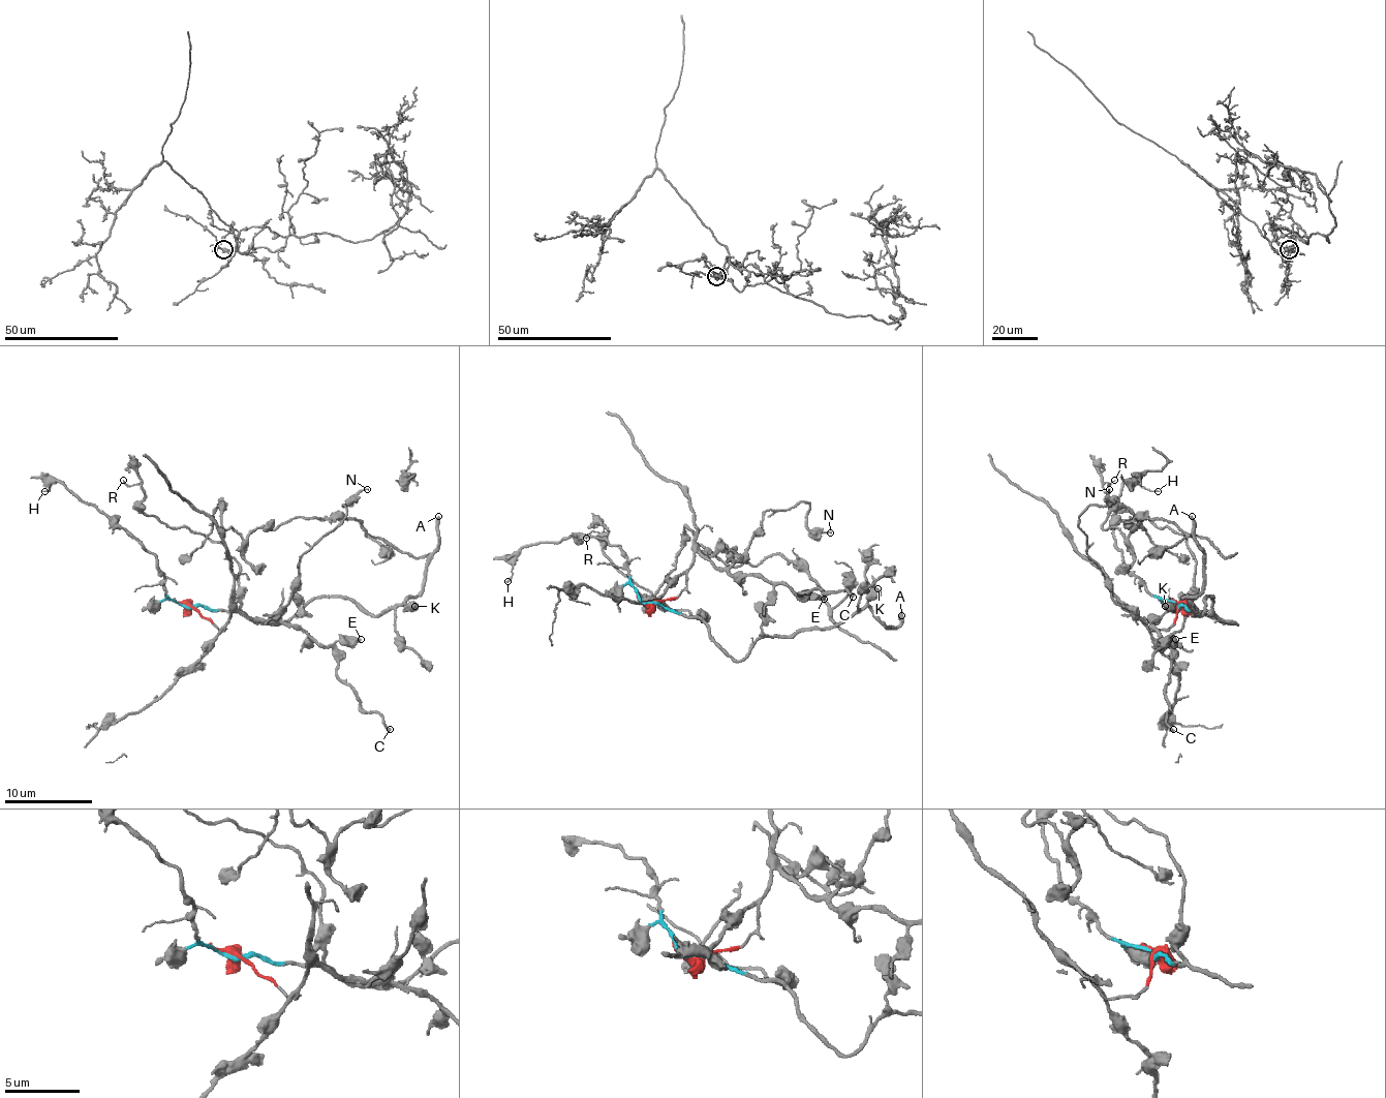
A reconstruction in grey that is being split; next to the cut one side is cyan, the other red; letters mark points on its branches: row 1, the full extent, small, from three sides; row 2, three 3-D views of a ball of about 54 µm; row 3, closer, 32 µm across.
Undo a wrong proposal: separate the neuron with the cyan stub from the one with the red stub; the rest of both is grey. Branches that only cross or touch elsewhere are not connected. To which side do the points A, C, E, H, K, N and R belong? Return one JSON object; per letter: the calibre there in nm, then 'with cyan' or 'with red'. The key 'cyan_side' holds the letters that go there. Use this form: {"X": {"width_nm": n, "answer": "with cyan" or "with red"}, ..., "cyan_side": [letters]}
{"A": {"width_nm": 280, "answer": "with cyan"}, "C": {"width_nm": 280, "answer": "with red"}, "E": {"width_nm": 440, "answer": "with red"}, "H": {"width_nm": 130, "answer": "with cyan"}, "K": {"width_nm": 650, "answer": "with cyan"}, "N": {"width_nm": 120, "answer": "with red"}, "R": {"width_nm": 90, "answer": "with cyan"}, "cyan_side": ["A", "H", "K", "R"]}

